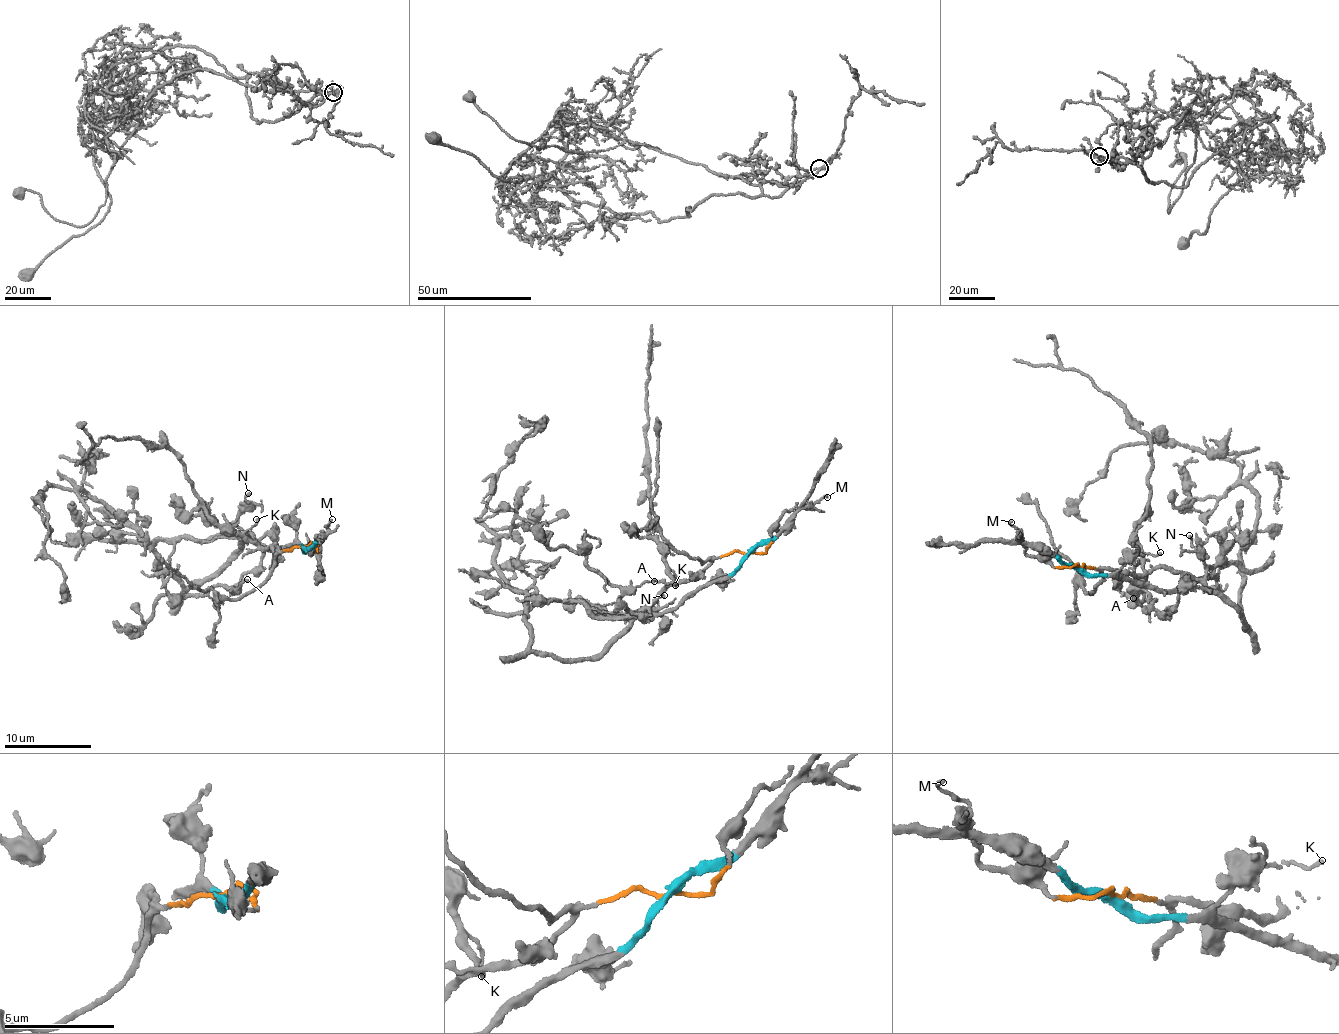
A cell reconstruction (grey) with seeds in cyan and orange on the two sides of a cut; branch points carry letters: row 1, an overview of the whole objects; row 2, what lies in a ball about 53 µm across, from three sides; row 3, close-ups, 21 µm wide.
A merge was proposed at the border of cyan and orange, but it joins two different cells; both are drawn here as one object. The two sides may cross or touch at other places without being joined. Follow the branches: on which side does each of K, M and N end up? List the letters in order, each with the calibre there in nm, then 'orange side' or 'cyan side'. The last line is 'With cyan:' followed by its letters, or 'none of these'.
K: 160 nm thick; orange side
M: 170 nm thick; cyan side
N: 170 nm thick; orange side
With cyan: M

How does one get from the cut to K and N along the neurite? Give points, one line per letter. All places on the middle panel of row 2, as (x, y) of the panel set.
K: (749, 553), (733, 550), (687, 580), (672, 581), (669, 568), (675, 574), (675, 585)
N: (749, 553), (736, 550), (716, 558), (630, 619), (627, 616), (651, 608), (664, 595)

